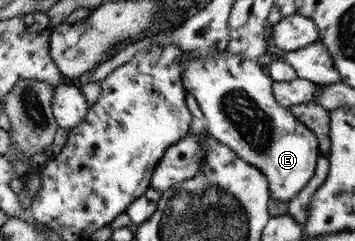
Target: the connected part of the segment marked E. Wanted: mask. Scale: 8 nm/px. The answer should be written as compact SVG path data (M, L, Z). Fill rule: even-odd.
M228 51L214 57L192 57L185 53L182 56L182 86L187 93L196 98L198 106L207 122L208 133L218 139L220 143L227 145L236 155L247 161L250 165L260 169L268 180L268 187L272 198L290 202L314 175L318 161L319 141L311 129L304 124L290 123L292 129L278 129L278 115L286 115L286 109L278 107L276 97L272 93L272 77L266 75L262 70L260 62L256 59L244 59L237 54L230 54Z

